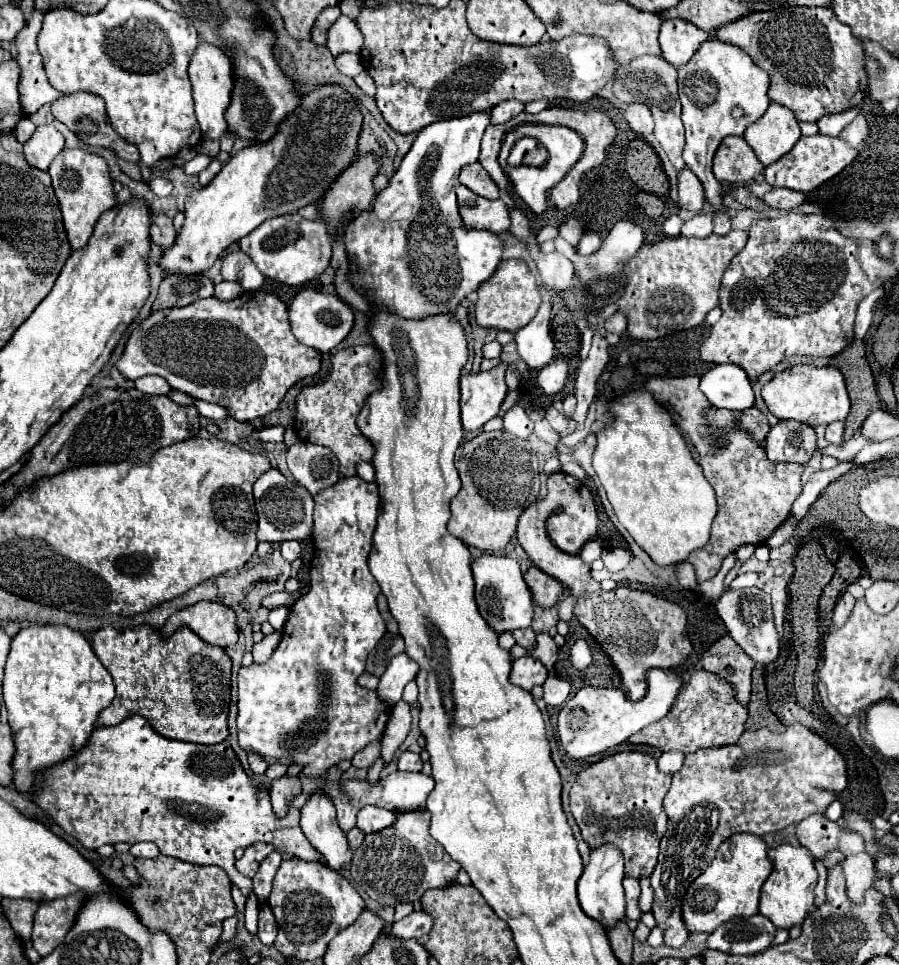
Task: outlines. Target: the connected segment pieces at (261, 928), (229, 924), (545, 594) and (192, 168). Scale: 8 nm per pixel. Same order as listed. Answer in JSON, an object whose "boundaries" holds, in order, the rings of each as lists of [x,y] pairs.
{"boundaries":[[[[264,904],[260,908],[260,918],[258,918],[258,938],[262,944],[272,946],[276,940],[278,928],[276,928],[276,920],[272,916],[272,910],[268,908],[268,904]]],[[[232,916],[223,922],[222,934],[218,940],[218,943],[230,941],[235,936],[237,930],[237,922],[238,920],[236,916]]],[[[536,566],[528,568],[528,572],[524,574],[524,582],[528,584],[528,588],[532,592],[534,604],[538,604],[540,608],[554,606],[562,594],[562,590],[564,590],[560,584],[556,584],[556,580],[542,574]]],[[[198,154],[196,158],[192,158],[190,162],[186,162],[184,164],[184,172],[188,174],[188,176],[194,176],[194,174],[200,174],[208,164],[210,164],[210,156],[204,156],[204,154]]]]}

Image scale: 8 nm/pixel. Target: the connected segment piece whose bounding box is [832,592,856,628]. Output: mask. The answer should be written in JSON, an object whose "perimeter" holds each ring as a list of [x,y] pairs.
{"perimeter":[[[844,592],[842,596],[840,596],[840,600],[836,602],[836,608],[834,608],[834,616],[832,616],[832,624],[836,626],[836,628],[840,628],[840,626],[844,626],[844,622],[848,620],[848,616],[850,616],[850,612],[852,612],[852,608],[854,608],[854,596],[852,594],[848,594],[848,592]]]}

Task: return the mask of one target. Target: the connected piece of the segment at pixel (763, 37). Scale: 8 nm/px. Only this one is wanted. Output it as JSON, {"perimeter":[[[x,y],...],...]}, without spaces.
{"perimeter":[[[790,6],[778,8],[772,12],[756,12],[746,18],[740,18],[714,34],[718,40],[736,44],[750,54],[750,58],[770,74],[770,90],[768,96],[774,102],[788,106],[798,120],[816,122],[826,114],[842,112],[852,106],[858,106],[868,94],[868,76],[864,72],[864,52],[858,38],[850,32],[846,24],[836,20],[830,8],[804,8]]]}

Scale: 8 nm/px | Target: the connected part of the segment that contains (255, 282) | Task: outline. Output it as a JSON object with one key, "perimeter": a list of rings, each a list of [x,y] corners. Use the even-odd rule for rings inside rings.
{"perimeter":[[[242,250],[230,252],[222,258],[222,278],[236,280],[244,290],[258,290],[264,282],[264,276],[256,264]]]}

